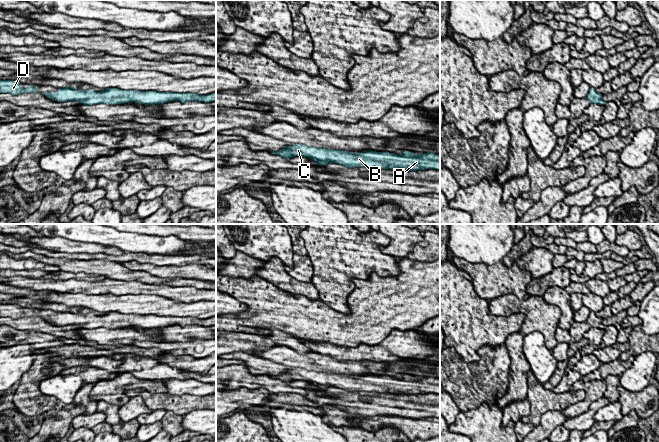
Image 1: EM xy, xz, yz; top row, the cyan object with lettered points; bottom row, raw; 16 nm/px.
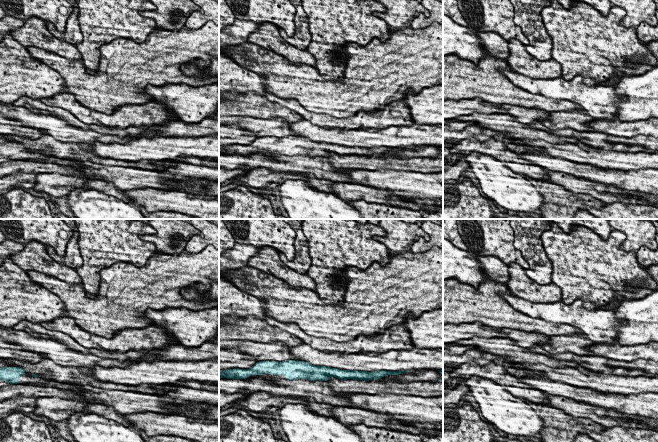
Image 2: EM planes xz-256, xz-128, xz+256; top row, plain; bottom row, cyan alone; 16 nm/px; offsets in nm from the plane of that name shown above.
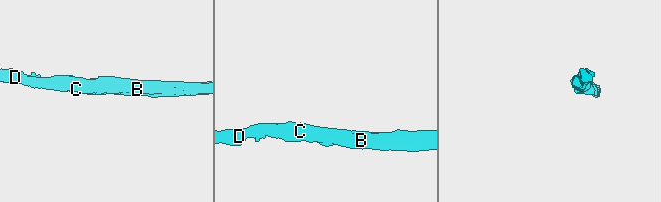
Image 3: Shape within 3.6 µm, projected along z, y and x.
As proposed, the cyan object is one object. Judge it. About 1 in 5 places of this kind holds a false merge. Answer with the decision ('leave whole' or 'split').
leave whole

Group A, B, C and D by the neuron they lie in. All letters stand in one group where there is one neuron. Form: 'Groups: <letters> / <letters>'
Groups: A B C D

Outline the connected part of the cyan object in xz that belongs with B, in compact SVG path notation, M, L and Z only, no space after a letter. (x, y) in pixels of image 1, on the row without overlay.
M303 368L287 370L280 375L270 375L271 378L280 379L290 383L296 380L307 381L320 389L336 387L348 392L364 391L390 393L402 392L407 395L437 393L440 394L440 379L433 376L417 378L407 374L402 379L389 376L363 375L359 377L316 372Z

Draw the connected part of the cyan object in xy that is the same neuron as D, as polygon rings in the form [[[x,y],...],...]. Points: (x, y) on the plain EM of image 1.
[[[0,304],[0,317],[10,317],[12,319],[20,319],[26,316],[35,317],[39,315],[39,311],[35,312],[32,308],[29,308],[27,314],[22,311],[22,308],[17,307],[14,304]]]

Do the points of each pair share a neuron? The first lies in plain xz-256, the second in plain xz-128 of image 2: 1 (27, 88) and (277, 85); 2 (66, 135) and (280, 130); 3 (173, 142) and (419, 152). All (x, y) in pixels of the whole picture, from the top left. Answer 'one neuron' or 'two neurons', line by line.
1: two neurons
2: two neurons
3: one neuron

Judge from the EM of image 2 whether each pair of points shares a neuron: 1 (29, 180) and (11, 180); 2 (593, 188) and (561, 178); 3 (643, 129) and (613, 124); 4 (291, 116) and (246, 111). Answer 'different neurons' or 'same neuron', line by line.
1: same neuron
2: same neuron
3: same neuron
4: same neuron

